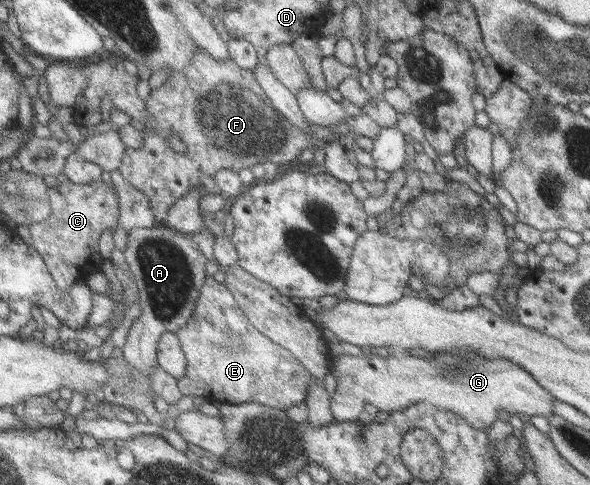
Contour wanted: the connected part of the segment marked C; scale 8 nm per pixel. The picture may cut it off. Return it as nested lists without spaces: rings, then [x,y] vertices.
[[[68,180],[52,186],[48,193],[50,193],[50,208],[52,209],[50,218],[34,223],[28,228],[33,239],[32,246],[43,256],[58,288],[66,292],[66,289],[72,288],[76,282],[84,280],[104,266],[105,260],[100,255],[98,242],[100,242],[102,232],[111,229],[115,232],[120,226],[120,198],[116,194],[116,186],[113,183],[107,185],[102,180],[90,184],[74,184]]]

